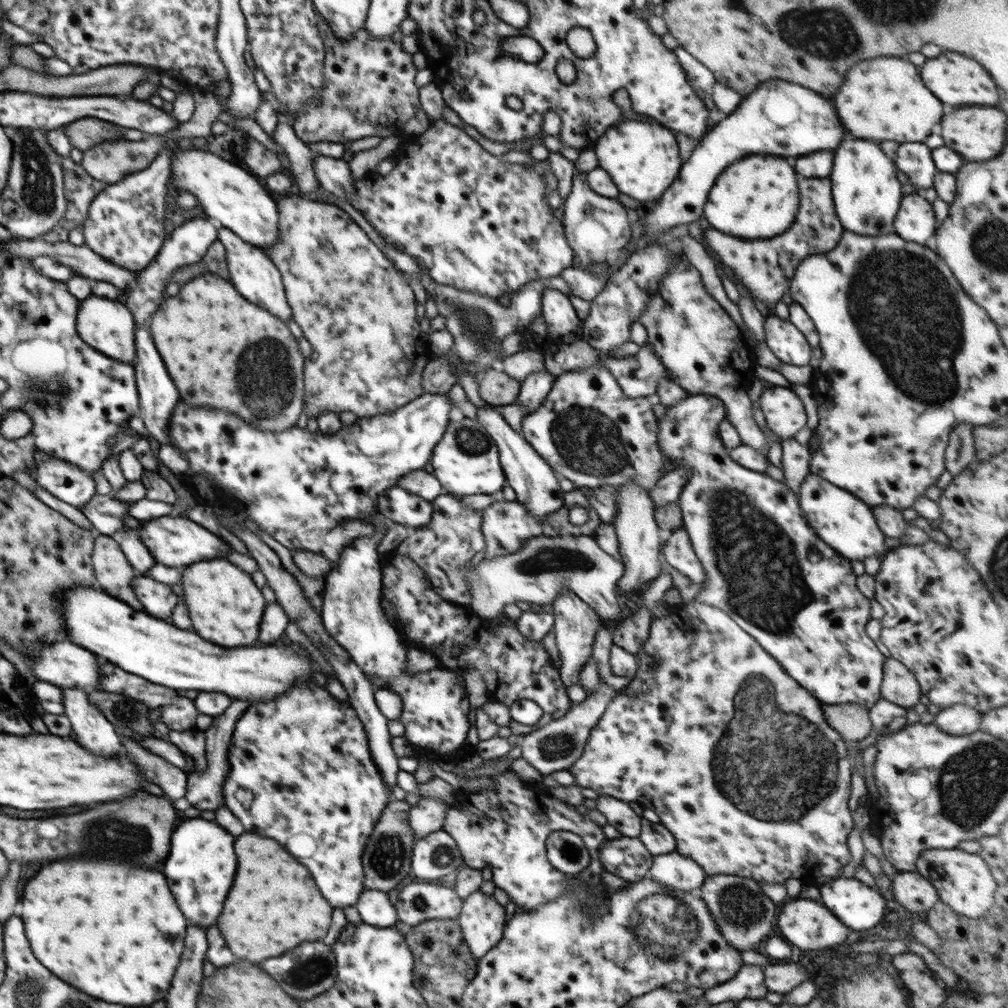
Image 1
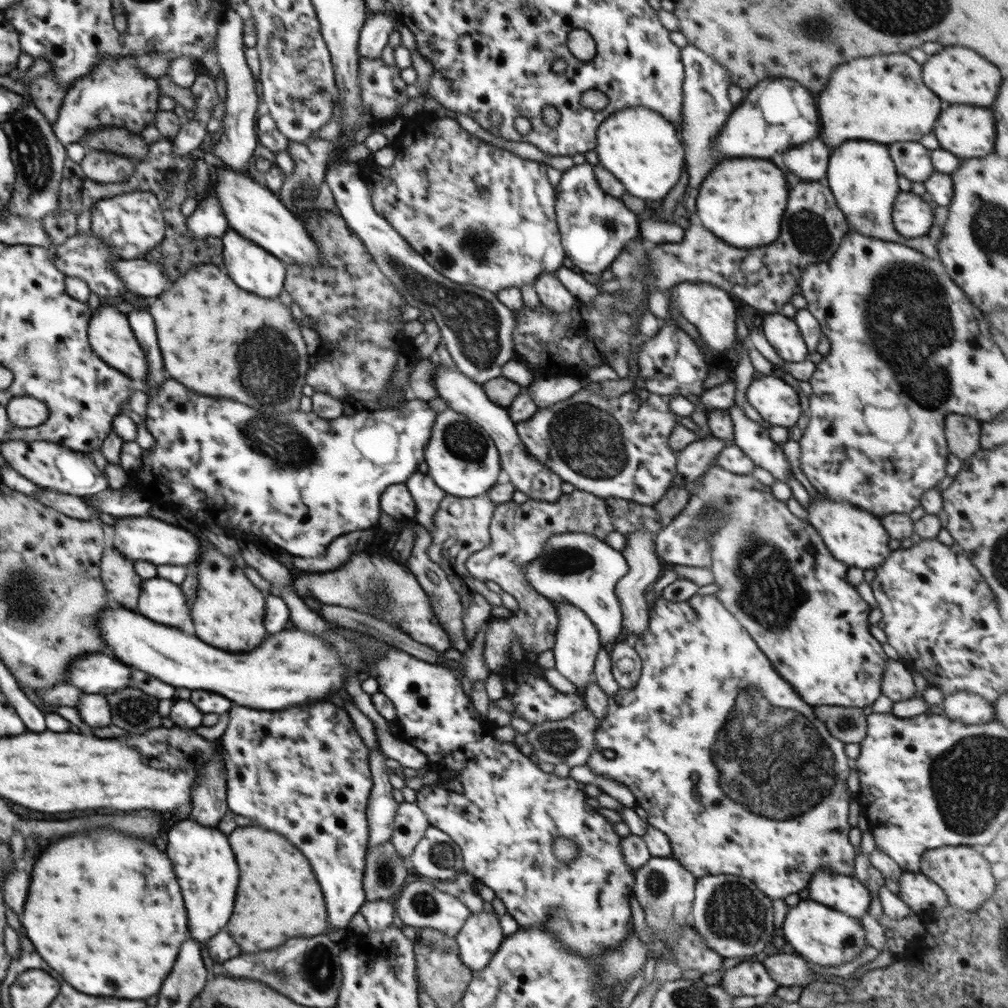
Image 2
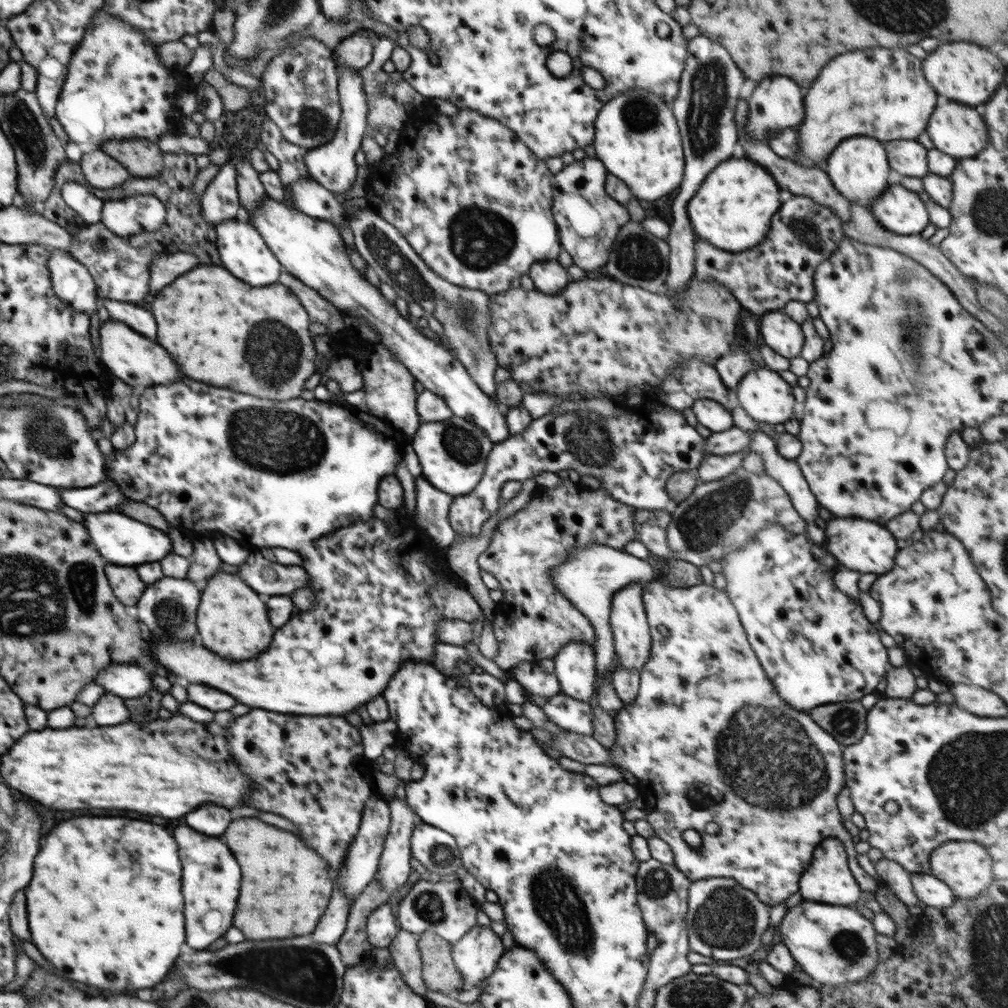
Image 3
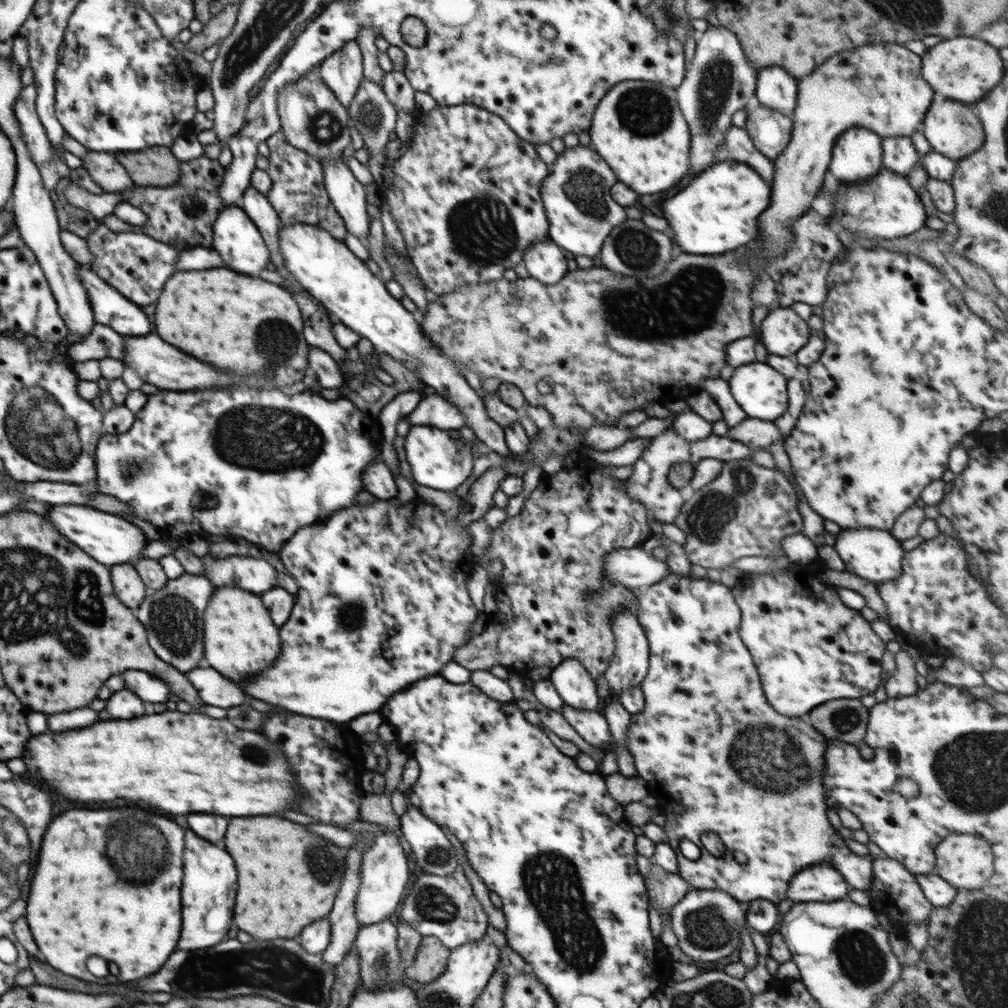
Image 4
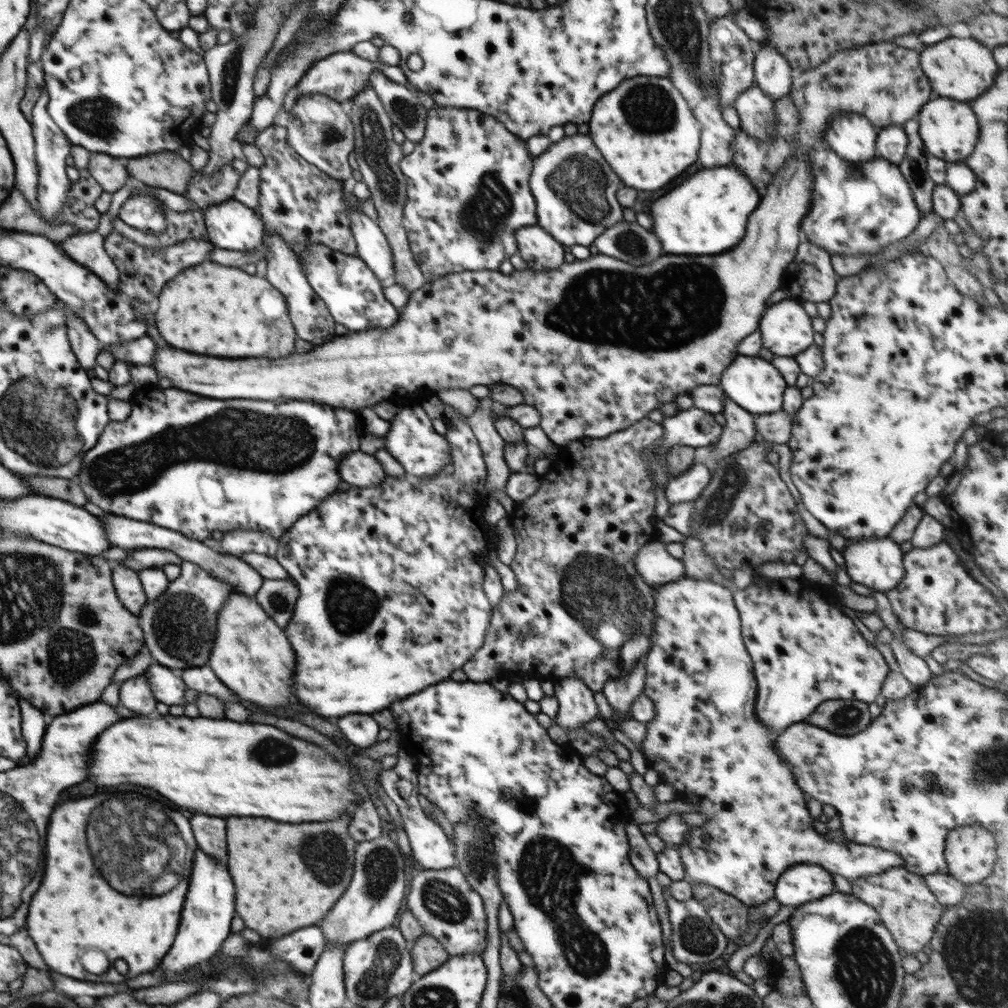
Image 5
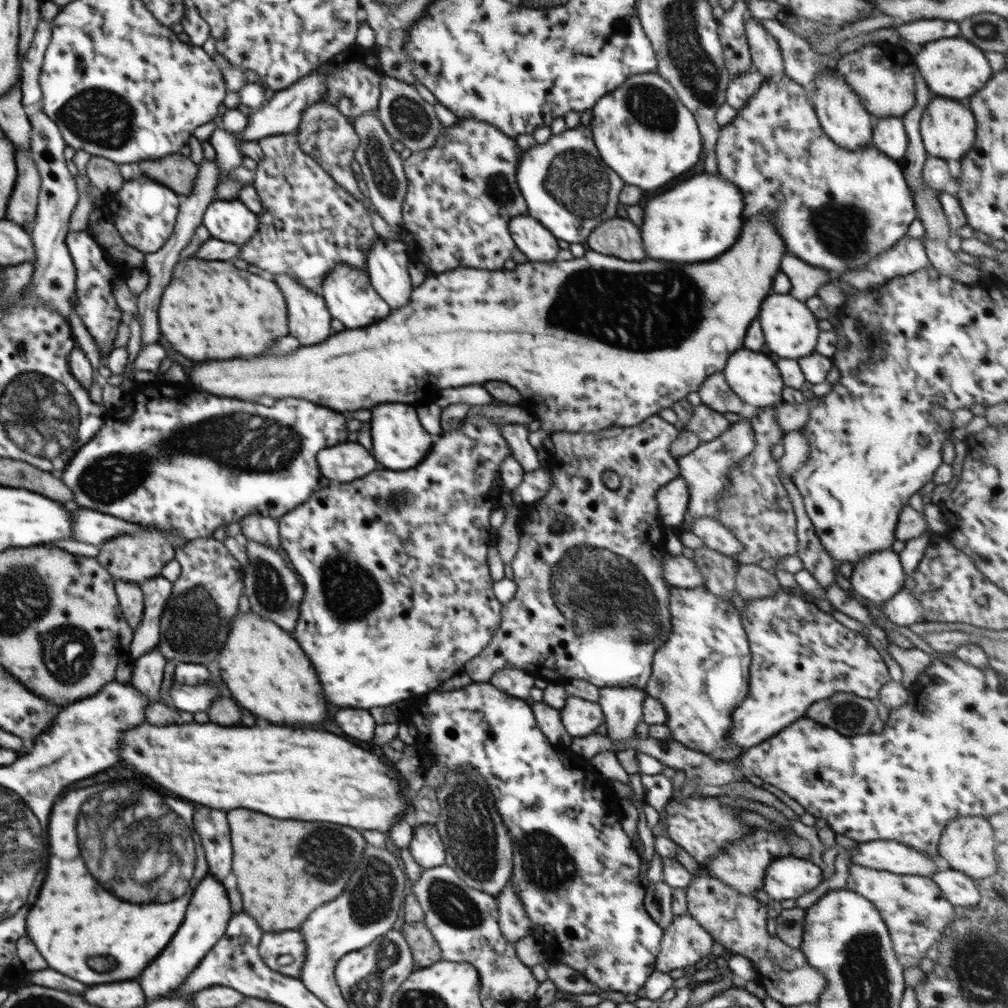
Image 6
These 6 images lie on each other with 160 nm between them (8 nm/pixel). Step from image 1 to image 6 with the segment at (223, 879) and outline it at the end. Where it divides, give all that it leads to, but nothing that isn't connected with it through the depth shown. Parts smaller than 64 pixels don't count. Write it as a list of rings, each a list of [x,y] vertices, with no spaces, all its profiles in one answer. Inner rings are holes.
[[[208,872],[194,889],[184,920],[180,923],[172,942],[140,976],[140,986],[146,998],[156,998],[170,990],[176,990],[200,964],[206,953],[224,936],[231,916],[230,900],[222,882]]]

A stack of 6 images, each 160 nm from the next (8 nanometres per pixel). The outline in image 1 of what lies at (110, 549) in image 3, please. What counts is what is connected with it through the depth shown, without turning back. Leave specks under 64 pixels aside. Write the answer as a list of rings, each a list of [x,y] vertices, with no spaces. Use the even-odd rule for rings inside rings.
[[[166,515],[148,521],[142,521],[142,526],[138,528],[143,544],[146,544],[149,553],[156,558],[155,562],[166,564],[170,568],[178,566],[188,566],[194,562],[210,560],[210,558],[224,558],[226,552],[235,549],[234,544],[226,542],[222,537],[216,536],[213,532],[208,532],[206,528],[194,524],[188,517],[173,517]]]

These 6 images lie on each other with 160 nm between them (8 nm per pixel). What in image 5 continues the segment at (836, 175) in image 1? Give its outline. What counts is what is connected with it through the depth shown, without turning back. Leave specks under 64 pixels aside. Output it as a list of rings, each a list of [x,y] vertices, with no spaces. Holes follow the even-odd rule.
[[[841,112],[825,130],[824,140],[846,162],[859,164],[876,157],[878,128],[865,116]]]

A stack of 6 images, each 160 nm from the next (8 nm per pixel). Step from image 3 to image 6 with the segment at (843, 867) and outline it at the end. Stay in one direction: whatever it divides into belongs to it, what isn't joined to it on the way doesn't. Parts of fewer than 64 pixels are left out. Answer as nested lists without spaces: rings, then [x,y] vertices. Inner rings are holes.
[[[787,856],[775,858],[766,869],[763,890],[770,899],[792,900],[814,890],[822,881],[822,870],[811,860]]]

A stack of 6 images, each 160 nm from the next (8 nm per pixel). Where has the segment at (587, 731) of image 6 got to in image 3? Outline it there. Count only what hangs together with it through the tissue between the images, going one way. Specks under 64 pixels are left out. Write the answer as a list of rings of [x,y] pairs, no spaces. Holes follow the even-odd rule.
[[[570,641],[553,661],[554,673],[565,695],[588,703],[598,685],[595,650],[588,643]]]

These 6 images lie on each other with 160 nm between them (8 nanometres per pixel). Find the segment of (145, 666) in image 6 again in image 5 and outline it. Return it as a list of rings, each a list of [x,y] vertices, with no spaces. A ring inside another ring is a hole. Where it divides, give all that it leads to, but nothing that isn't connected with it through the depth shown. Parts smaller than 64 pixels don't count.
[[[145,673],[129,678],[122,683],[119,694],[120,702],[122,702],[122,706],[126,707],[128,712],[134,710],[134,712],[138,712],[136,715],[155,714],[158,701],[152,695],[150,683],[145,677]]]

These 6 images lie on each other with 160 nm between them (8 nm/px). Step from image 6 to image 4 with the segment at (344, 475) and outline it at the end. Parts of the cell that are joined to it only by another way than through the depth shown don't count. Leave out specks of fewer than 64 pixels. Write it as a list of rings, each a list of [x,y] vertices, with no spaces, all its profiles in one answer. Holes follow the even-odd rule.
[[[373,462],[368,464],[368,468],[362,473],[362,482],[365,490],[374,495],[375,499],[393,500],[399,494],[391,468],[383,462]]]

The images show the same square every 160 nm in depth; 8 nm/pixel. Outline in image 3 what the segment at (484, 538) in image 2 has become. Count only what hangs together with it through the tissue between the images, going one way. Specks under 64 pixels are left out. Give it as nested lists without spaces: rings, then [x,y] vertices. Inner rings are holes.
[[[643,405],[633,409],[629,414],[602,417],[594,410],[580,407],[578,410],[565,413],[545,414],[534,419],[524,432],[508,437],[500,443],[492,444],[487,458],[487,465],[476,488],[463,496],[455,497],[449,506],[448,522],[459,536],[478,536],[485,522],[500,508],[500,493],[504,483],[520,481],[538,476],[542,471],[566,475],[568,470],[576,470],[581,476],[595,476],[601,486],[614,500],[634,509],[665,510],[671,513],[676,504],[670,499],[665,484],[679,470],[698,467],[703,460],[703,450],[706,438],[702,437],[693,426],[687,423],[682,412],[666,405],[664,408],[650,408],[646,412]]]

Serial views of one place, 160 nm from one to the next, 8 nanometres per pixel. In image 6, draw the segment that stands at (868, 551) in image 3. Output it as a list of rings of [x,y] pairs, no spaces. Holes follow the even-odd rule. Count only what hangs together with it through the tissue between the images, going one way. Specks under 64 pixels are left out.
[[[892,549],[872,551],[853,566],[849,578],[855,595],[874,602],[876,606],[884,604],[903,588],[903,566],[899,555]]]

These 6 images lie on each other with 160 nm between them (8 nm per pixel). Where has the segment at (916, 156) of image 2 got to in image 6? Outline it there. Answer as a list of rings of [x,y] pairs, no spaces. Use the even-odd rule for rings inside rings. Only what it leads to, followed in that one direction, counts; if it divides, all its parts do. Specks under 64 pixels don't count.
[[[902,117],[875,119],[871,142],[886,156],[902,162],[909,143]]]

